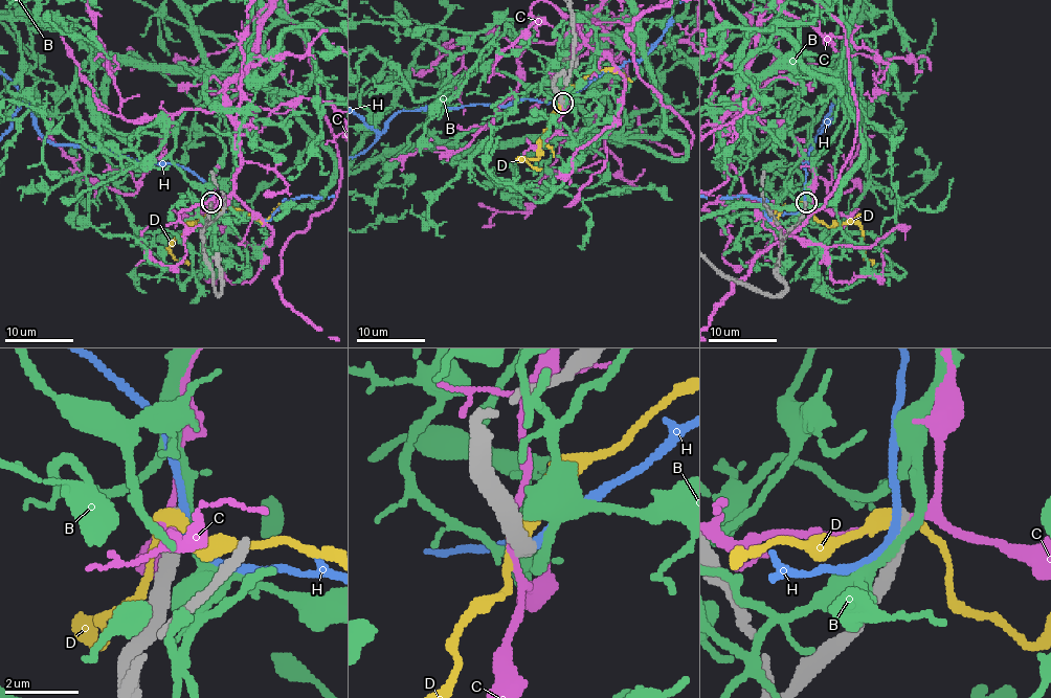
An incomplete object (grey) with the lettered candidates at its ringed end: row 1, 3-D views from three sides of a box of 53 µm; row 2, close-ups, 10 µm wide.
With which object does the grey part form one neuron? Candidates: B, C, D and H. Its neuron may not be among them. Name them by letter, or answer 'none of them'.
none of them

